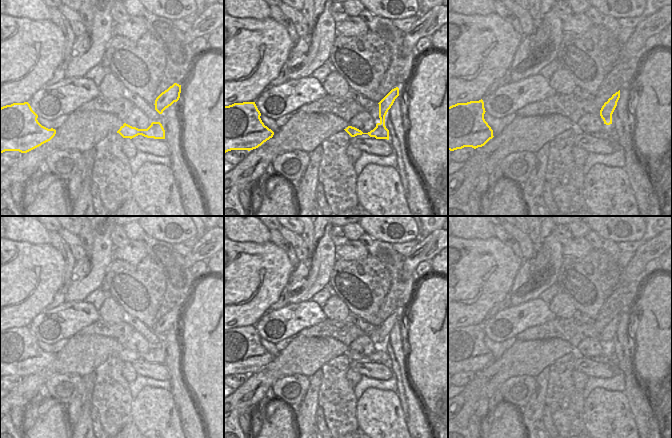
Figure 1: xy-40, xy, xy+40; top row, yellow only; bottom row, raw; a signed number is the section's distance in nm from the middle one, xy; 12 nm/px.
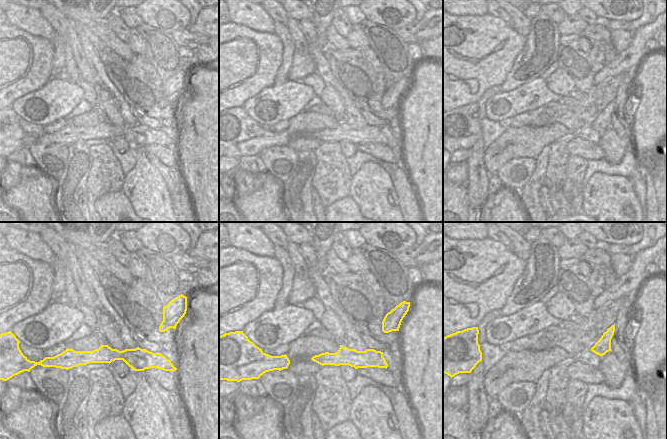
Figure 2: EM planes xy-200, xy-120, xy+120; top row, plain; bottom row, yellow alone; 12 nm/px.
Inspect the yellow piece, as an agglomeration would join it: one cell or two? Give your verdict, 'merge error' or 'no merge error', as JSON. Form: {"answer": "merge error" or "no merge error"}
{"answer": "merge error"}

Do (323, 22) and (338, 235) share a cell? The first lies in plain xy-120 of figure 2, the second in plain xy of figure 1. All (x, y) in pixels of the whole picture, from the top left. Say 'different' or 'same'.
different

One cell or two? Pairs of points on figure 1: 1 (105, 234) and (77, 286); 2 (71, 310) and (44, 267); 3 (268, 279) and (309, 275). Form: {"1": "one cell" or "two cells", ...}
{"1": "one cell", "2": "two cells", "3": "two cells"}

